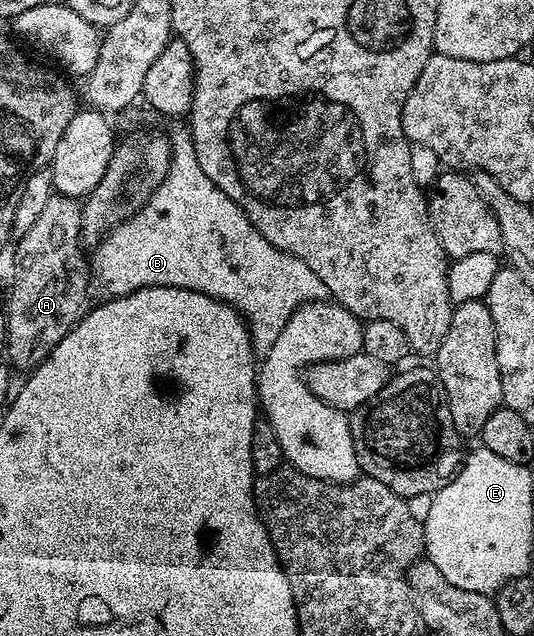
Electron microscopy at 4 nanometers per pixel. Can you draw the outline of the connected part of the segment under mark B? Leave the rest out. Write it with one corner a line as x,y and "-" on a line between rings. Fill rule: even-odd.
187,127
176,128
172,132
172,136
170,135
170,157
171,156
172,161
166,164
163,179
156,184
157,188
149,194
148,201
146,201
129,220
122,221
112,233
109,231
107,235
103,237
105,240
101,242
100,249
96,252
96,264
94,260
95,279
96,276
100,279
101,286
108,291
107,295
112,298
117,296
129,296
131,292
137,292
143,288
181,288
182,290
201,292
215,300
223,300
224,303
232,305
232,307
244,317
248,330
252,334
253,353
266,354
274,346
274,342
278,342
278,336
282,334
286,322
290,322
290,318
293,314
306,302
325,295
324,284
318,278
318,274
314,274
314,270
310,270
310,266
306,266
306,262
302,262
298,258
294,258
290,254
286,254
282,250
278,250
274,247
274,245
252,225
244,209
241,208
235,200
226,198
226,194
222,194
222,190
218,190
218,186
214,186
214,182
210,182
210,178
206,178
206,174
202,170
202,166
196,157
192,133

